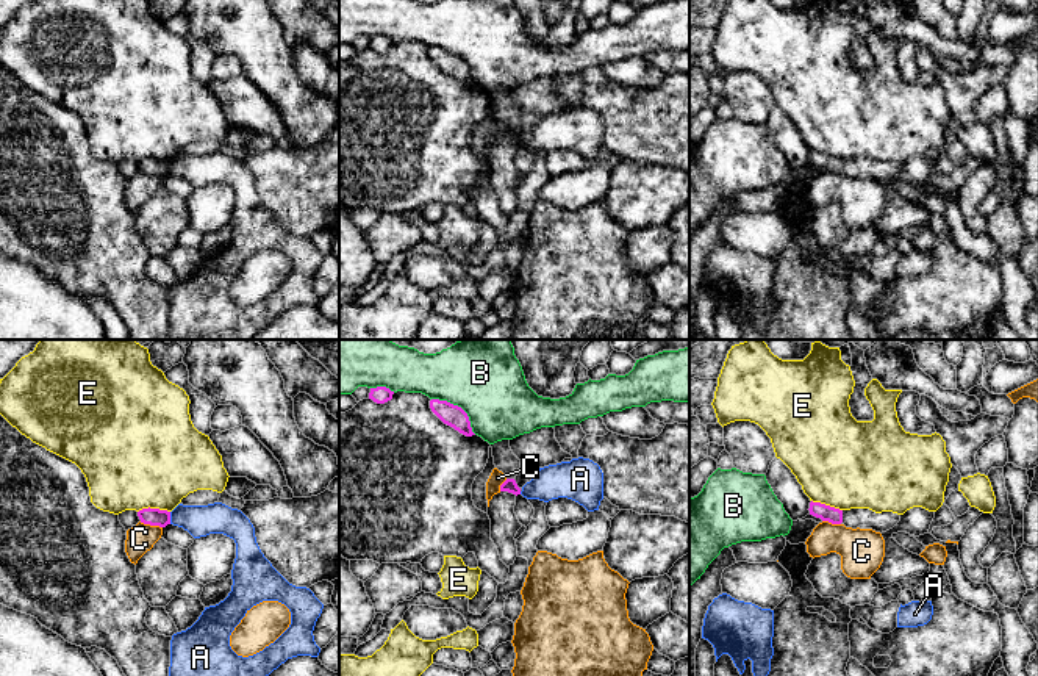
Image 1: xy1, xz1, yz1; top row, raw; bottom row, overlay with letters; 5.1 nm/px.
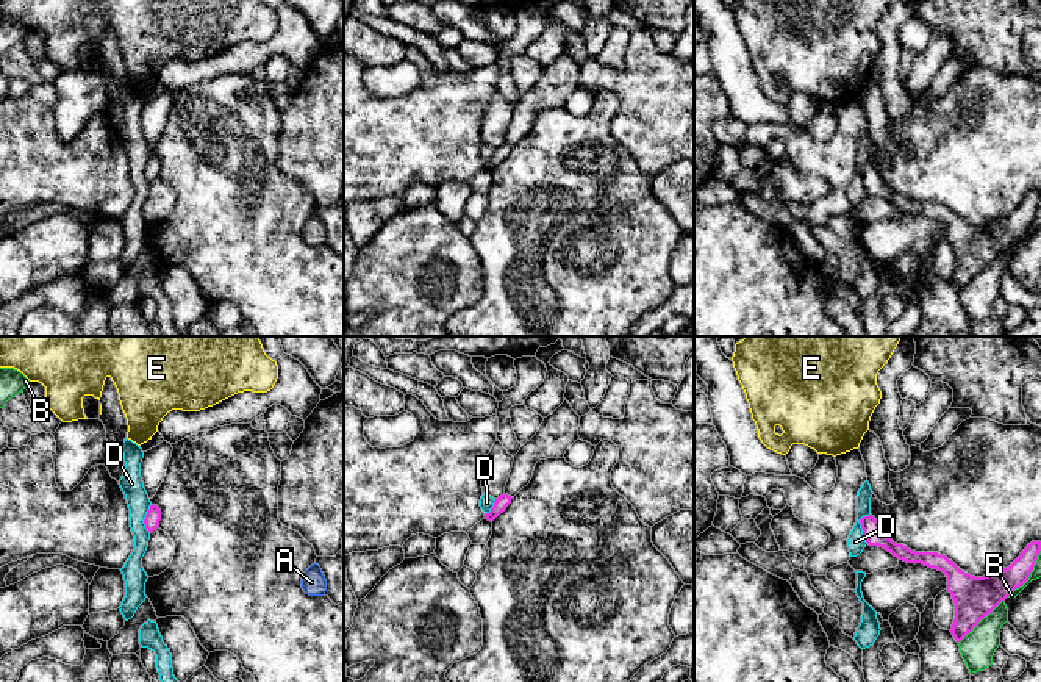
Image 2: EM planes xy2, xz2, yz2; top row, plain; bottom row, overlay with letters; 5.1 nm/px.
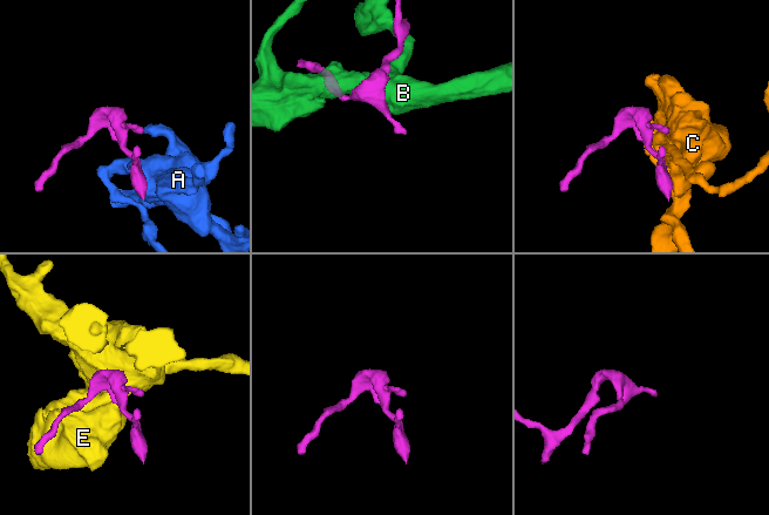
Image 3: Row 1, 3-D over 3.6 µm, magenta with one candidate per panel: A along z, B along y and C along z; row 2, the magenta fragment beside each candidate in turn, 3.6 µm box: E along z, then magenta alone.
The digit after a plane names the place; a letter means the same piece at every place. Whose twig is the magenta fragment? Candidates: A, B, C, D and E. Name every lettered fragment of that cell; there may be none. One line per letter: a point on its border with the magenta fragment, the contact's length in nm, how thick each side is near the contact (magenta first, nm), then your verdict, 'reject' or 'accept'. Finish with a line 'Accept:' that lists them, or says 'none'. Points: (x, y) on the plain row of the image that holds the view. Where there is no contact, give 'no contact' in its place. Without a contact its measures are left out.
A: xy1 (169, 168) | 60 nm | 90/160 nm | reject
B: xz1 (460, 57) | 300 nm | 110/360 nm | reject
C: xy1 (150, 174) | 120 nm | 90/140 nm | reject
D: yz2 (862, 177) | 160 nm | 100/90 nm | reject
E: xy1 (153, 158) | 170 nm | 90/480 nm | reject
Accept: none

